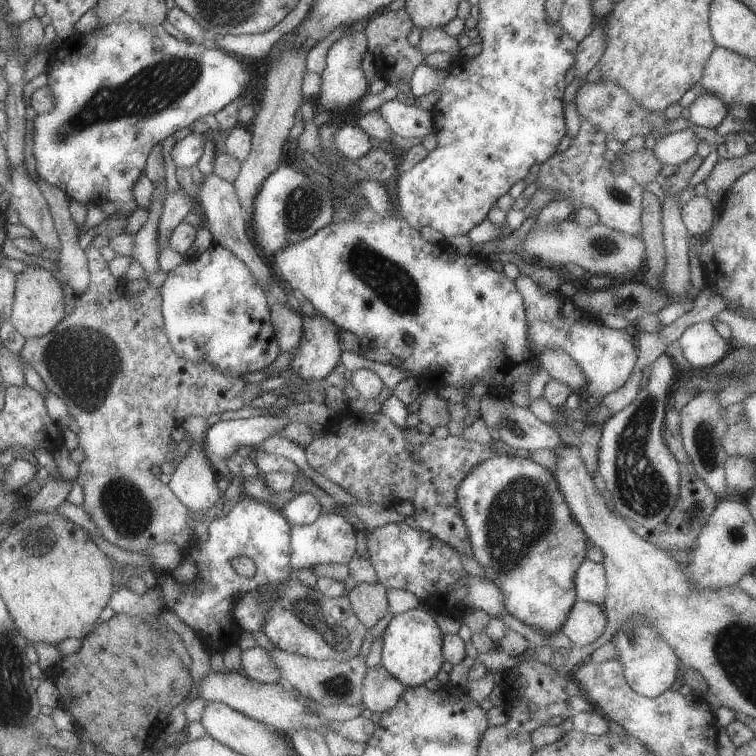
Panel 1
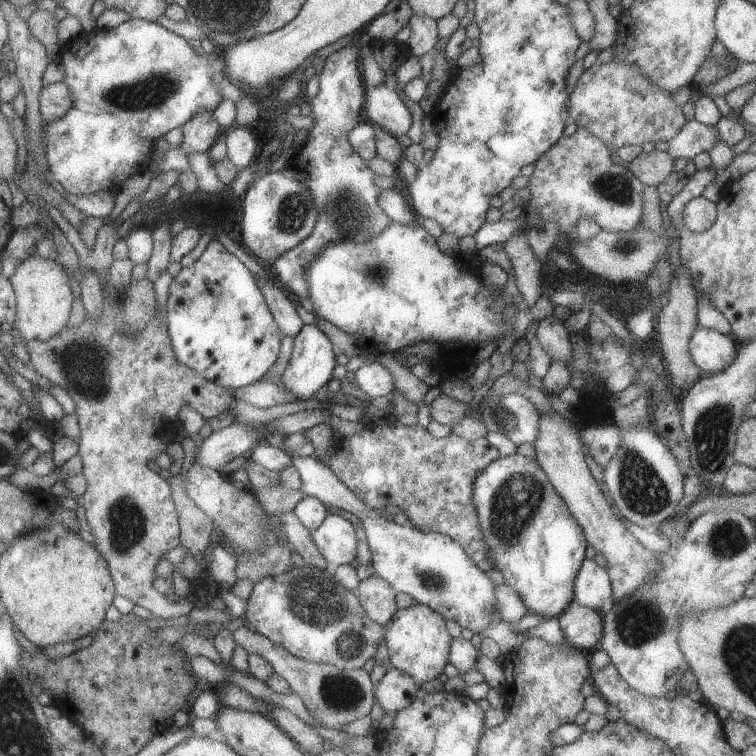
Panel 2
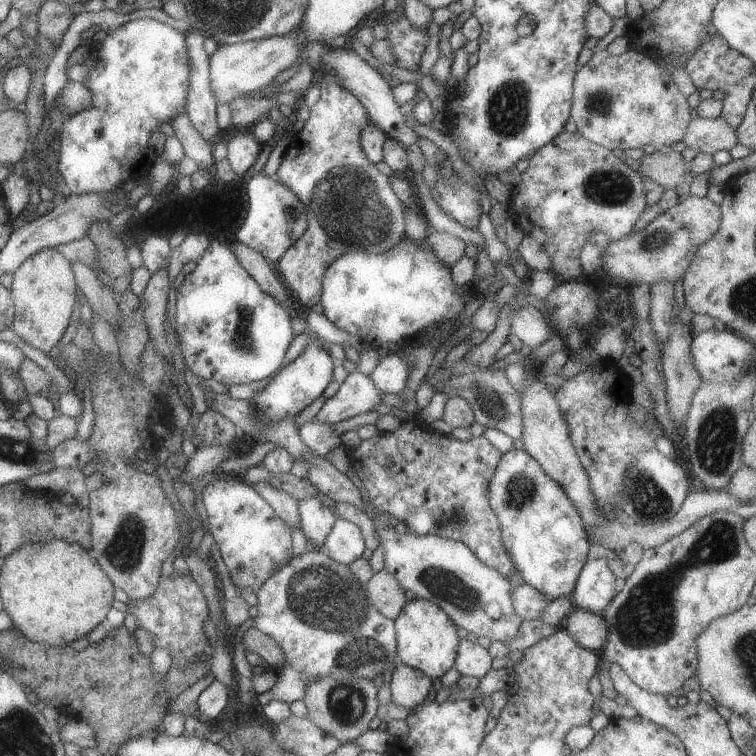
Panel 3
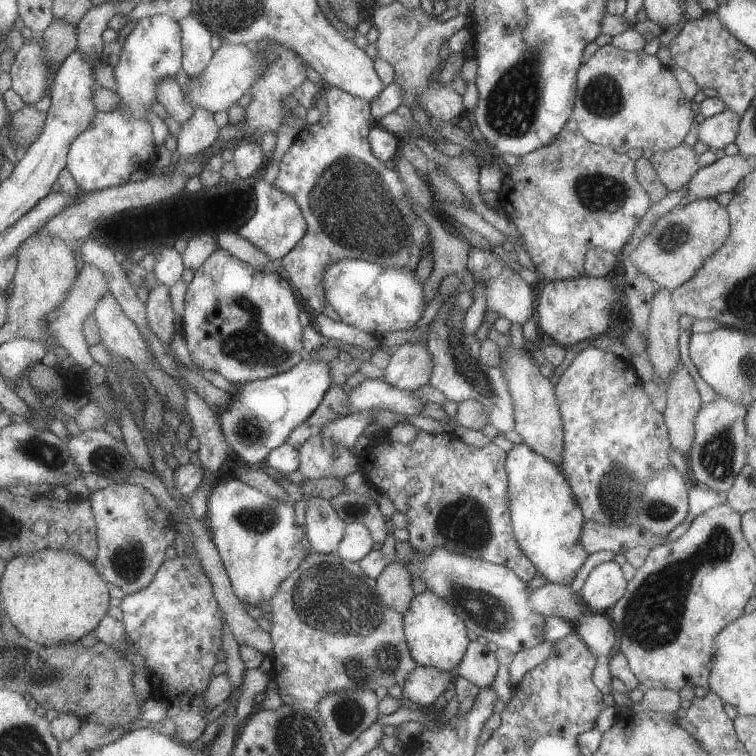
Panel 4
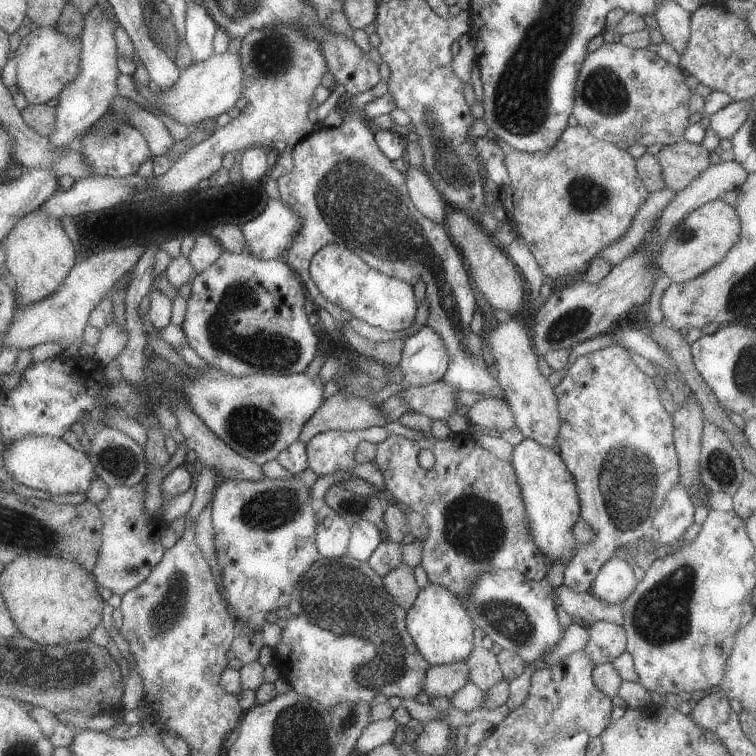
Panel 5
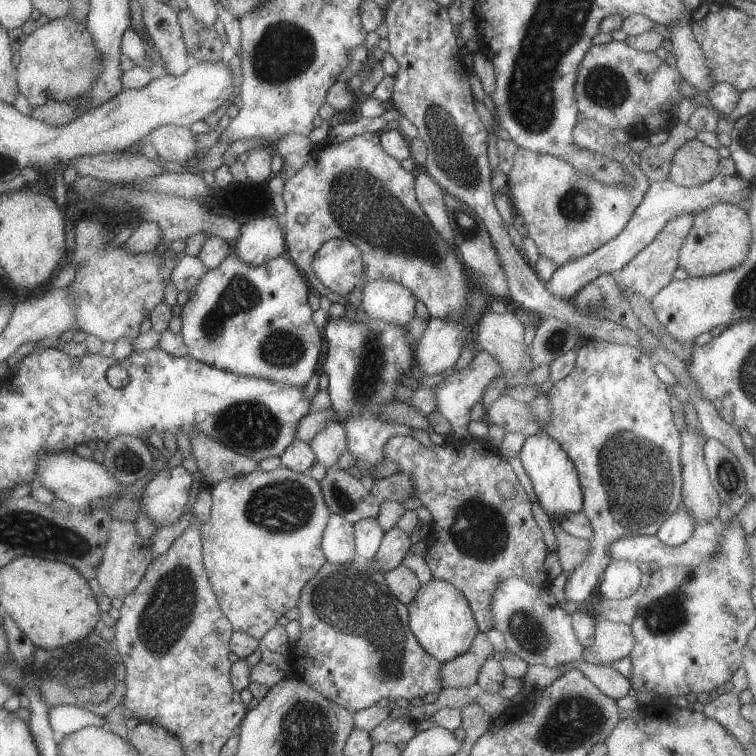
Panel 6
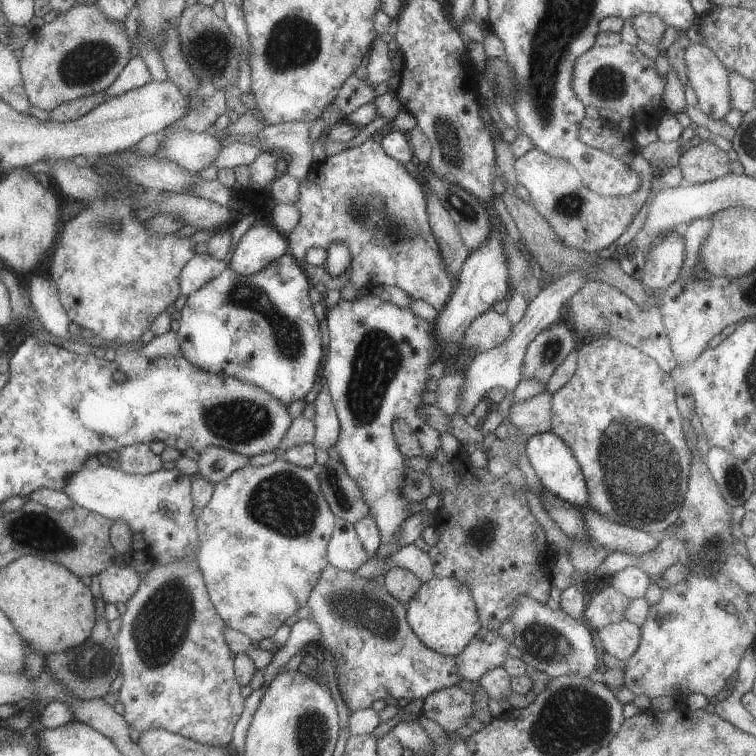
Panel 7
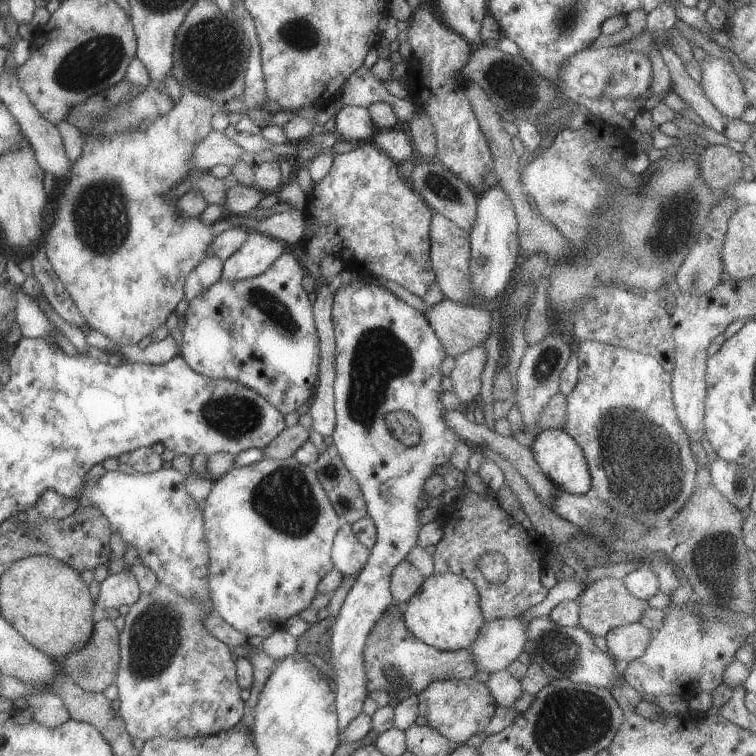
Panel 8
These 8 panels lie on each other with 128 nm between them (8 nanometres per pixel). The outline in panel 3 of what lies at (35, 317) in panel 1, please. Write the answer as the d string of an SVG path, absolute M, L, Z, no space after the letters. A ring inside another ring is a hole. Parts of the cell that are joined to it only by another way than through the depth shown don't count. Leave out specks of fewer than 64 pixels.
M55 247L37 250L12 272L10 293L14 300L14 314L9 330L25 344L37 348L45 355L49 354L69 324L75 304L75 286L71 263L59 254L59 250L55 250Z

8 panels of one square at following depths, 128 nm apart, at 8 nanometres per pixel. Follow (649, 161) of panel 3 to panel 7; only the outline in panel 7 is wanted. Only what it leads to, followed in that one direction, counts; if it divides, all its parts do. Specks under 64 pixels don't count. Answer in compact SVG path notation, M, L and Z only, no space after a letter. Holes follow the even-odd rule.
M704 140L697 146L687 147L679 156L678 167L682 183L689 185L713 182L731 173L725 151L717 148L709 140Z

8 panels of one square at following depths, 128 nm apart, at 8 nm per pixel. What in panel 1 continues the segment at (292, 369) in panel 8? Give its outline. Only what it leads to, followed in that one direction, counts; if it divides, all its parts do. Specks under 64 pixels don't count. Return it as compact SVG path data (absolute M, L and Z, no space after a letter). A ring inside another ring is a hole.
M211 242L196 260L185 258L165 274L158 289L165 334L173 352L179 358L197 364L209 362L221 374L240 379L244 374L263 370L277 358L280 350L270 319L269 300L265 298L263 289L255 282L245 264L220 244Z

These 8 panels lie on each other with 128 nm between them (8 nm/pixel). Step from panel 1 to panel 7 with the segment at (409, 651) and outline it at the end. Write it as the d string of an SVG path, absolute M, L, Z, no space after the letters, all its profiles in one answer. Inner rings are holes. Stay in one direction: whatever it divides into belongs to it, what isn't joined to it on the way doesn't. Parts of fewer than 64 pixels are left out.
M433 577L429 582L420 584L405 608L407 625L417 639L442 656L457 657L480 628L469 588L452 577Z

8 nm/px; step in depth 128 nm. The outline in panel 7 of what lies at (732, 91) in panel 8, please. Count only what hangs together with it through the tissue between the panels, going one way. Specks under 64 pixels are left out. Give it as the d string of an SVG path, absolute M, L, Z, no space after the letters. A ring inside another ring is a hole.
M693 40L683 49L683 61L689 84L697 97L697 106L706 117L723 119L731 110L728 72L700 41Z

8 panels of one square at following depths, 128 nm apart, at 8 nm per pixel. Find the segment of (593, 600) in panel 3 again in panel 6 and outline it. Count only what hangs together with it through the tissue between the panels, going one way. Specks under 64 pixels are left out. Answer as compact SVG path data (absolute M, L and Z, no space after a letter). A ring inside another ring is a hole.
M612 560L602 572L599 590L605 599L623 600L640 592L639 580L643 572L637 563Z

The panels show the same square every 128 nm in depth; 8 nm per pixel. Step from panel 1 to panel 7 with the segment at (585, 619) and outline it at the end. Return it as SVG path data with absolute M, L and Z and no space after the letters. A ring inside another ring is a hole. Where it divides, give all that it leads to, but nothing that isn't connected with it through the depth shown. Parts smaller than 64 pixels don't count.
M623 619L621 622L607 624L605 628L594 632L594 635L601 641L606 654L626 662L637 650L641 630L635 624Z

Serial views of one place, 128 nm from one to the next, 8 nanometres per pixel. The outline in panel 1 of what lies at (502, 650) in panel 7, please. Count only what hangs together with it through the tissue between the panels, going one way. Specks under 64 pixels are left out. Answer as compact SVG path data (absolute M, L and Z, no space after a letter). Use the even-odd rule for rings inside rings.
M366 668L367 674L363 678L363 698L361 703L372 713L383 714L389 708L393 708L405 686L393 678L385 668Z

